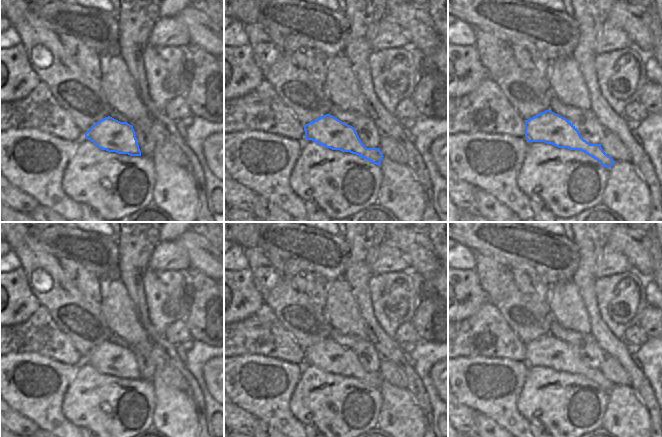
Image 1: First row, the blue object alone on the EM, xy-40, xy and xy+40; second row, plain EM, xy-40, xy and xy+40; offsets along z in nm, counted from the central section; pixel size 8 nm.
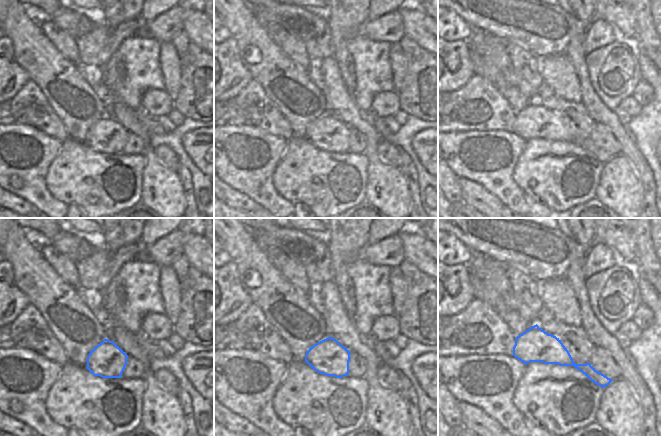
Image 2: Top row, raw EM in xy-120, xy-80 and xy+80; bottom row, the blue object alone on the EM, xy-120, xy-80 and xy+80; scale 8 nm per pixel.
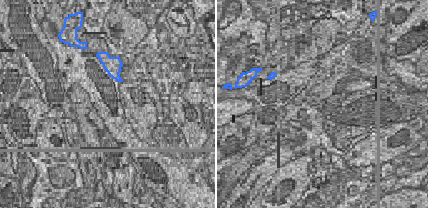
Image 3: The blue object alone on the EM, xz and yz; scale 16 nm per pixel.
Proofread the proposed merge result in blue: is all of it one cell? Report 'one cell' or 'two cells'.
one cell

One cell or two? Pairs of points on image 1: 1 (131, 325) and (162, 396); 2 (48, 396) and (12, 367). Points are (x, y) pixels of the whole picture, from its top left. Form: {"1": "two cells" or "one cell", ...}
{"1": "one cell", "2": "one cell"}

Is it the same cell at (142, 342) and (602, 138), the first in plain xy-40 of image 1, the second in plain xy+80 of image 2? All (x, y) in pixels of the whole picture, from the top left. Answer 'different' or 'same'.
different

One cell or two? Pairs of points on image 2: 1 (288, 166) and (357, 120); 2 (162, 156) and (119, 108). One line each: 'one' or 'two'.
1: two
2: two

